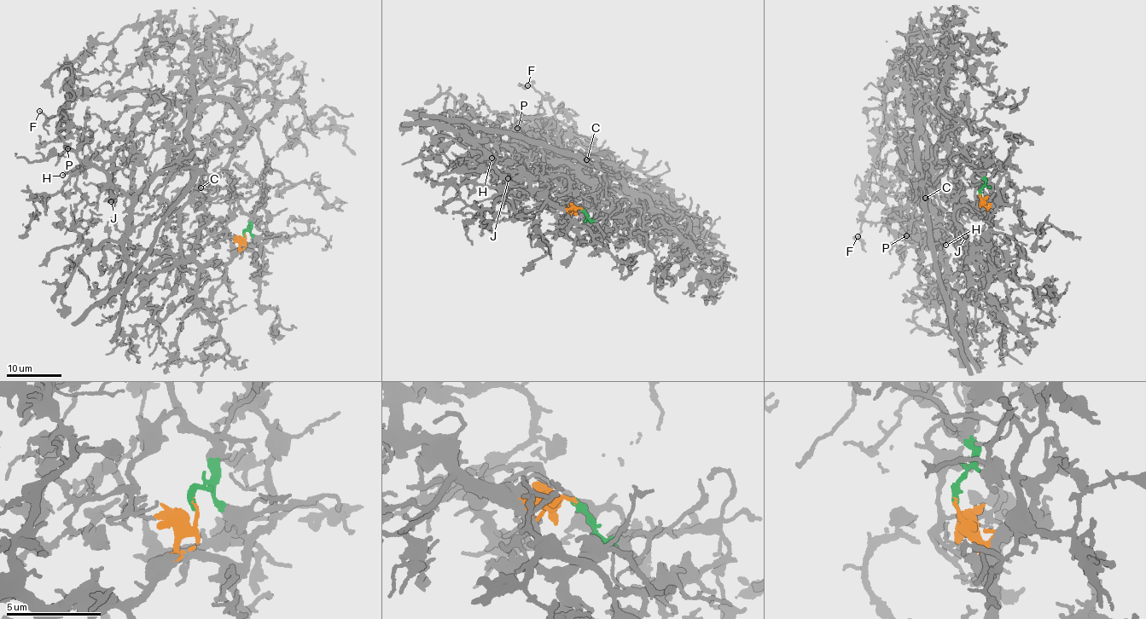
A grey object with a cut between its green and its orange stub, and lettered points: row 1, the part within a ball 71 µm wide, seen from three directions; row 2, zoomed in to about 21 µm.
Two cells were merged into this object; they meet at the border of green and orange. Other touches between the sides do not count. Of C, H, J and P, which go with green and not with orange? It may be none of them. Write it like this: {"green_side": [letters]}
{"green_side": ["C"]}

